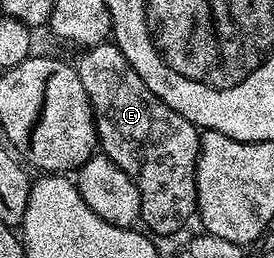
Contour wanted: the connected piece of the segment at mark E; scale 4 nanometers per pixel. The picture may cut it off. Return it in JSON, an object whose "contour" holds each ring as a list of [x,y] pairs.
{"contour":[[[115,43],[88,47],[82,54],[75,67],[95,117],[98,149],[137,184],[142,225],[147,225],[146,229],[155,236],[178,235],[178,230],[196,217],[199,204],[195,179],[201,141],[199,127],[173,112],[165,100],[153,96]]]}

